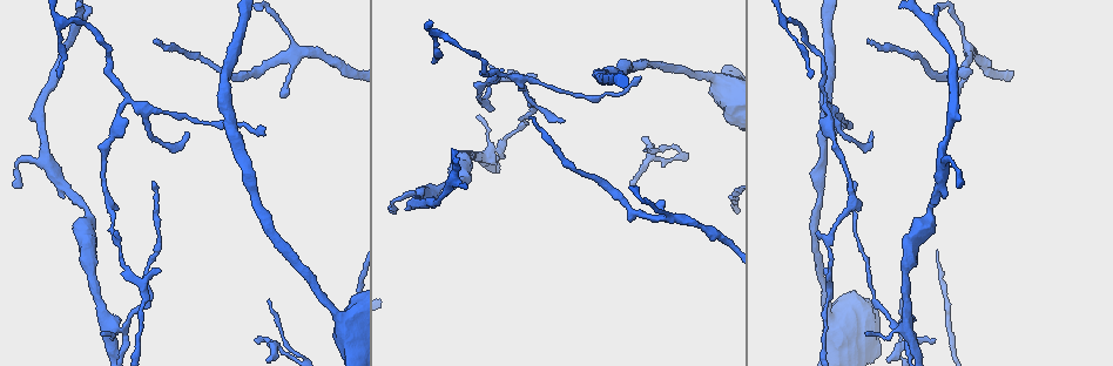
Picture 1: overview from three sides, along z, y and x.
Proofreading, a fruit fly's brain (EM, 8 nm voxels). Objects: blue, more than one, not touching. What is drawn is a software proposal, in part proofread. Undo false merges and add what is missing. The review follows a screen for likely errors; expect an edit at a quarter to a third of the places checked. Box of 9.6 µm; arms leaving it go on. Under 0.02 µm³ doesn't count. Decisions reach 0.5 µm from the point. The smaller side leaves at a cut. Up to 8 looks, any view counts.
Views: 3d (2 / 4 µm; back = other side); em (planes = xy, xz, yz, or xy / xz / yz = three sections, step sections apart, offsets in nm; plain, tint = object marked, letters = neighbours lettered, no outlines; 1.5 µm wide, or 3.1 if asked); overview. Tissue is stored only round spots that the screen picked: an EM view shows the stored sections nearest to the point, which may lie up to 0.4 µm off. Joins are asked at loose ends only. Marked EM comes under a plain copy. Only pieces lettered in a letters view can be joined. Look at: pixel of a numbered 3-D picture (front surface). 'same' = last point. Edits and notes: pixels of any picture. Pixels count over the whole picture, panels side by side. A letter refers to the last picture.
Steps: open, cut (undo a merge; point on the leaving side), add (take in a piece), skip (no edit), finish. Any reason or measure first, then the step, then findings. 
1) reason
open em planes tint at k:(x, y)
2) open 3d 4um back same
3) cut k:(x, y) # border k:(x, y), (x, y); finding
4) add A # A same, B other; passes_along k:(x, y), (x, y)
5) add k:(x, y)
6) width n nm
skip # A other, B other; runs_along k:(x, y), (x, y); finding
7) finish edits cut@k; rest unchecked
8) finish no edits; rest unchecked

long arm stops here
open em planes letters at 1:(867, 44)

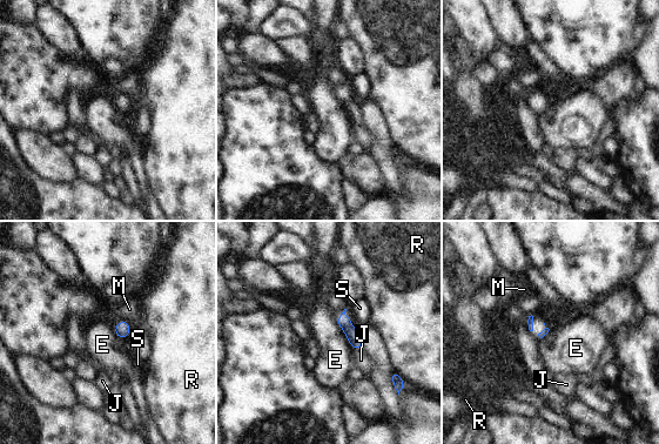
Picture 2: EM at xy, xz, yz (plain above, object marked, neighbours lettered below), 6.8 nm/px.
longest_contact E 220 nm
skip # E other, J other, M other, R other, S other; border 2:(335, 321), (351, 347); none of them fits

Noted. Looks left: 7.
branch point
open em planes letters at 1:(671, 216)

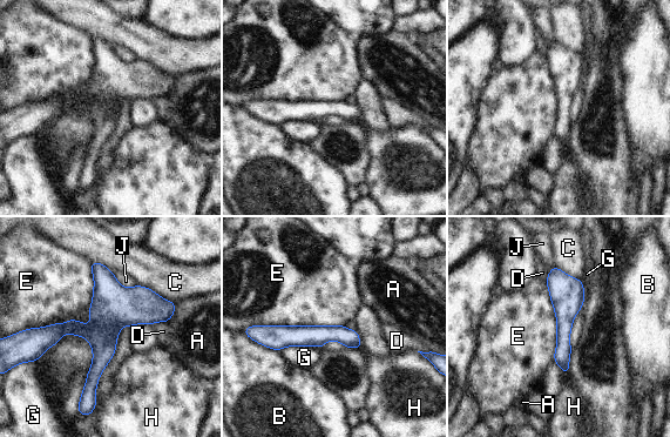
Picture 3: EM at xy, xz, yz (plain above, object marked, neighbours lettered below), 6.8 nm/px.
skip # A other, B other, C other, D other, E other, G other, H other, J other; border 3:(90, 263), (90, 327), (28, 329); one neuron here

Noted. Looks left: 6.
free end
open 3d 2um at 1:(263, 129)

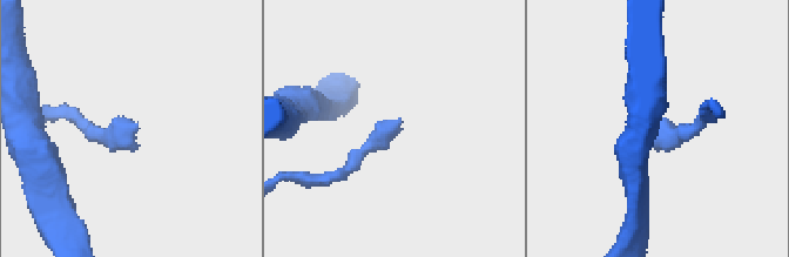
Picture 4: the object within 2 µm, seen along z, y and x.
now the EM
open em yz step 4 tint at 4:(133, 127)

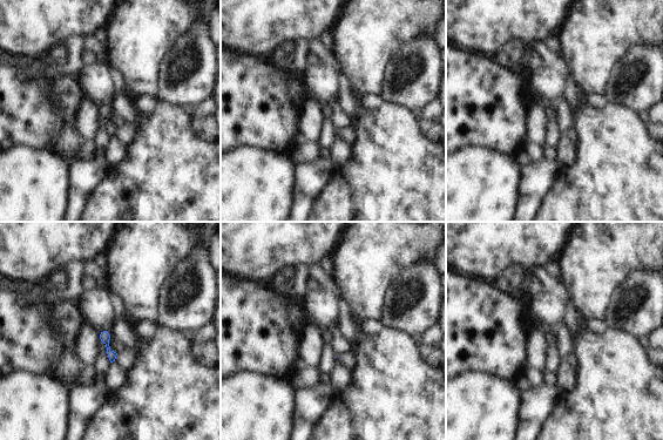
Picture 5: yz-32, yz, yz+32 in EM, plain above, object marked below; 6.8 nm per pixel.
open em planes letters same

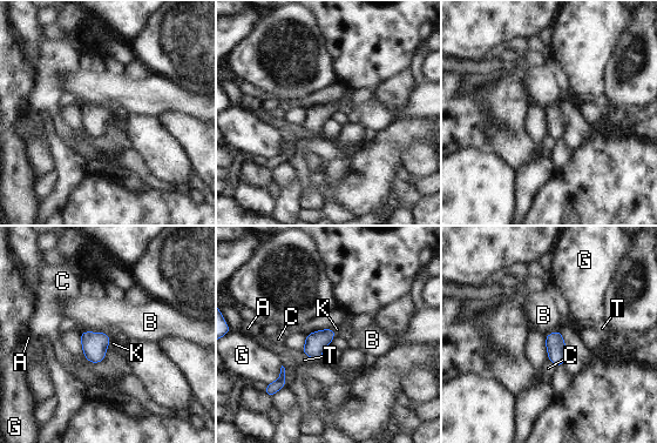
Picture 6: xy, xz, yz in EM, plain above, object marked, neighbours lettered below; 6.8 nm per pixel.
add K # A other, B other, C other, G other, K same, T other; passes_along 6:(94, 344), (108, 343), (113, 343); it goes on there

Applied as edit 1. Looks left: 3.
finish edits add@6; rest unchecked

